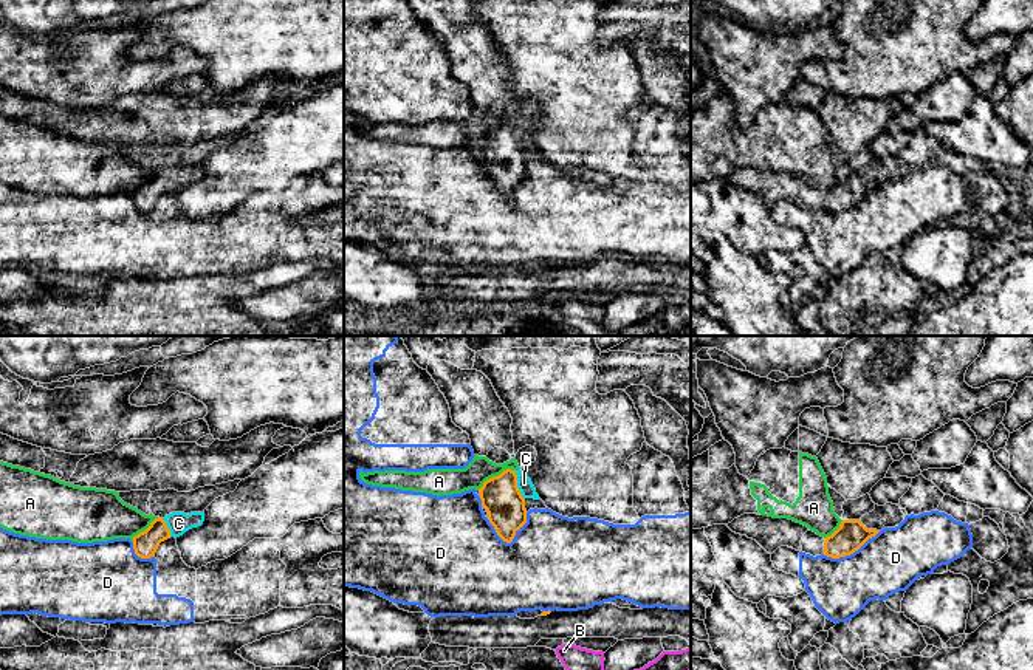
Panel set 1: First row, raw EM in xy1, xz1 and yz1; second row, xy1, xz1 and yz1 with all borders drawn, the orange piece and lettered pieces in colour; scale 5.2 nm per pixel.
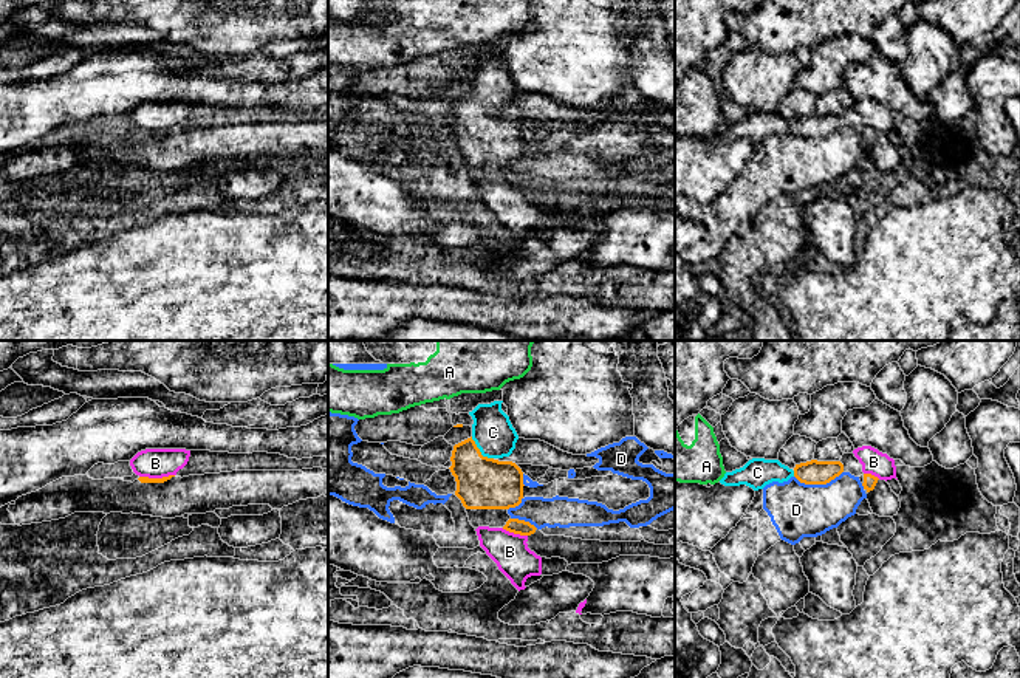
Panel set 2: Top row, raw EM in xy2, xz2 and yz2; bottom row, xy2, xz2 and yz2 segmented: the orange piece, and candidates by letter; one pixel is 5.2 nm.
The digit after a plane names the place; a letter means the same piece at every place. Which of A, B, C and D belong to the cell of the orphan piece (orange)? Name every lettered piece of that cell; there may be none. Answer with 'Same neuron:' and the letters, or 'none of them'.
Same neuron: B, C

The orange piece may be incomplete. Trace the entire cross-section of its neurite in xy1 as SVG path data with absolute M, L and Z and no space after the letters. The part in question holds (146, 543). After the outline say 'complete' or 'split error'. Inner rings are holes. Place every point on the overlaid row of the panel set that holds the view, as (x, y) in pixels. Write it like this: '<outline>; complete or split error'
M172 512L164 518L155 518L150 526L133 537L135 554L141 559L150 559L155 555L161 542L170 537L180 537L192 528L201 526L204 521L204 512Z; split error

